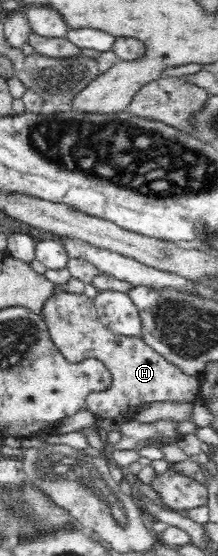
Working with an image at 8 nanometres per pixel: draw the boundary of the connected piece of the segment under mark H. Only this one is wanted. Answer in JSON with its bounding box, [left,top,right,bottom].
[41,287,200,423]

